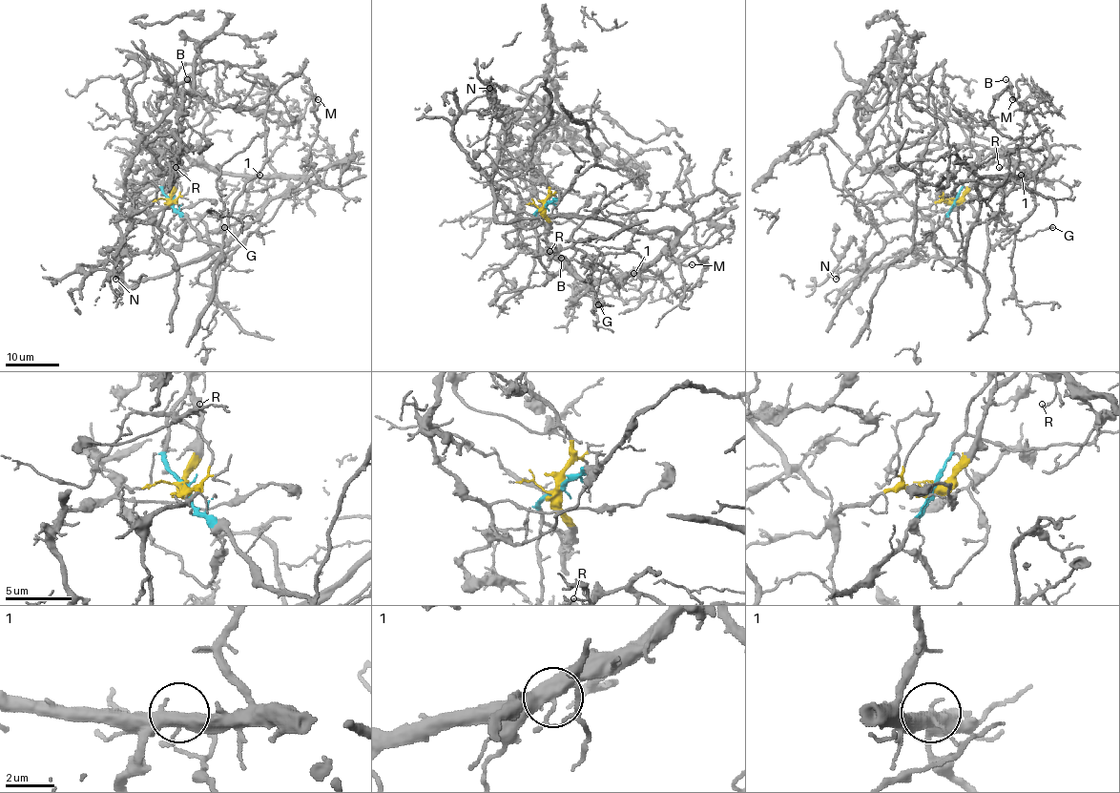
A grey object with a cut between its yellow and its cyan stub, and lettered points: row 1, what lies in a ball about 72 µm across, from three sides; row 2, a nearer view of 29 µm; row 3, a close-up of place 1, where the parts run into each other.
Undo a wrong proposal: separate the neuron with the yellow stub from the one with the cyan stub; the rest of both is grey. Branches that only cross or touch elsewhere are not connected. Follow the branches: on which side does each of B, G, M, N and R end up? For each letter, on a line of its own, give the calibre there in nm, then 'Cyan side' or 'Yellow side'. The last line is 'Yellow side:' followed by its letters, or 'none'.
B: Thickness 150 nm. Yellow side
G: Thickness 260 nm. Yellow side
M: Thickness 120 nm. Yellow side
N: Thickness 170 nm. Yellow side
R: Thickness 100 nm. Yellow side
Yellow side: B, G, M, N, R

